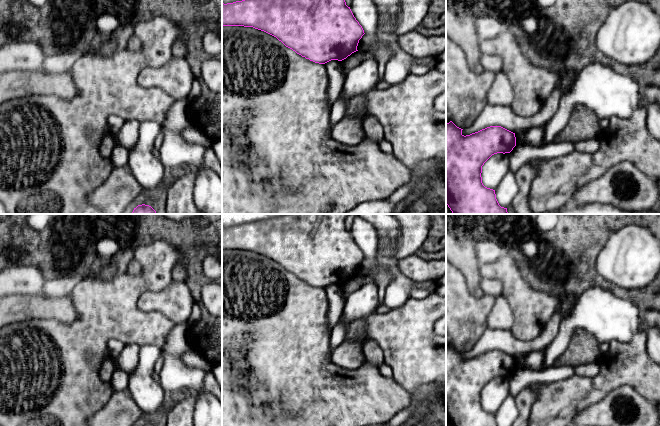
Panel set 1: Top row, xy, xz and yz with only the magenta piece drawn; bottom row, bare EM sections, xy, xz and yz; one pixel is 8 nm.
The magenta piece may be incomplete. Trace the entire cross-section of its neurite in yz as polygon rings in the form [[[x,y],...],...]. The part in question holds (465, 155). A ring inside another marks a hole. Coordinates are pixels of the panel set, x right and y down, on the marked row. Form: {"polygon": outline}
{"polygon": [[[452,121],[446,123],[446,204],[453,214],[508,214],[496,199],[495,190],[482,183],[482,166],[494,154],[510,153],[516,146],[515,133],[490,126],[464,136]]]}

